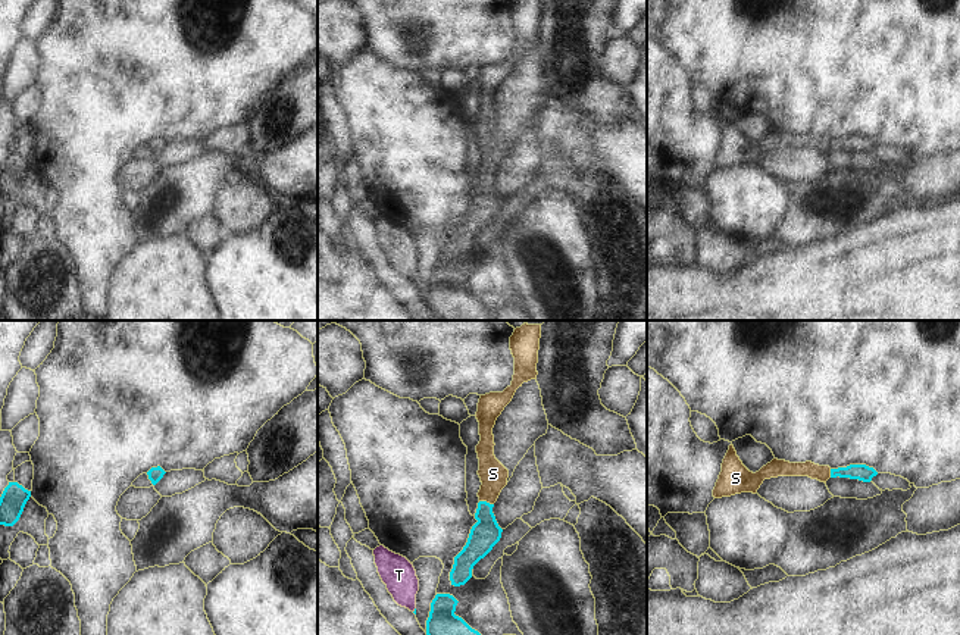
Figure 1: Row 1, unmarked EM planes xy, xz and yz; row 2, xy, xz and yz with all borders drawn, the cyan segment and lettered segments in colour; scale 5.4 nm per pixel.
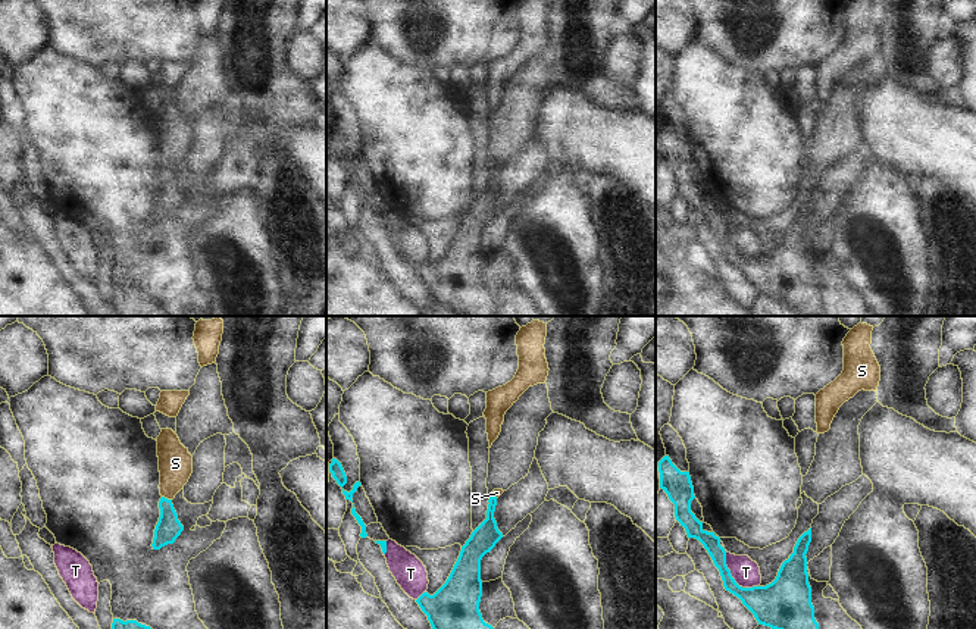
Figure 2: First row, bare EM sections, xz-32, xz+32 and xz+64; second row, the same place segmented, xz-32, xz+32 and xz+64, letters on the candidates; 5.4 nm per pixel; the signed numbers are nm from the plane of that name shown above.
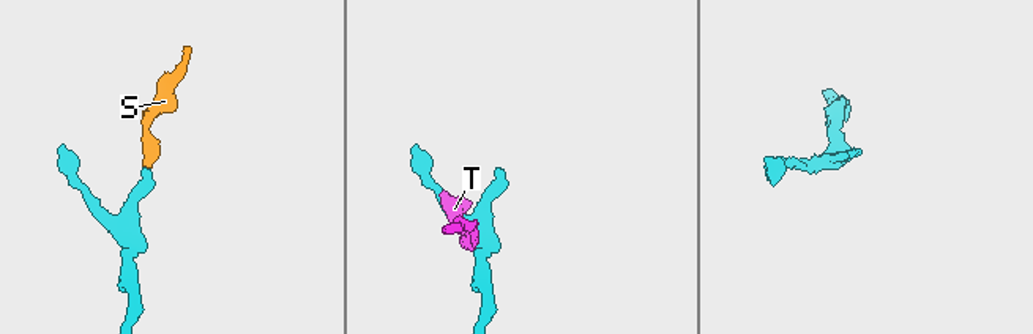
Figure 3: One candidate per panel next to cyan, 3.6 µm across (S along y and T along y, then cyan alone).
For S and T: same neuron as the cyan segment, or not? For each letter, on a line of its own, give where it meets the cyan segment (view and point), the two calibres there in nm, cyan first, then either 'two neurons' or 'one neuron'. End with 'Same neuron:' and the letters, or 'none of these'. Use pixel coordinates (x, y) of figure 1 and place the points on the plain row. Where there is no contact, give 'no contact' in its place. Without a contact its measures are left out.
S: xz (485, 172) | 160/150 nm | one neuron
T: xz (415, 281) | 20/180 nm | two neurons
Same neuron: S

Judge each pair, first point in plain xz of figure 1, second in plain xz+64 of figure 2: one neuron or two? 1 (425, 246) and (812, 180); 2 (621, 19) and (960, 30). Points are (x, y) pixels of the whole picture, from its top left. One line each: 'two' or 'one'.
1: one
2: two

